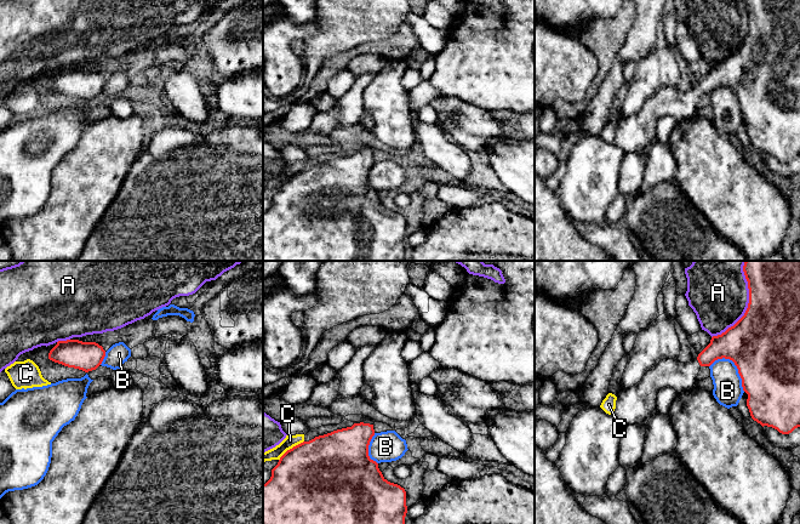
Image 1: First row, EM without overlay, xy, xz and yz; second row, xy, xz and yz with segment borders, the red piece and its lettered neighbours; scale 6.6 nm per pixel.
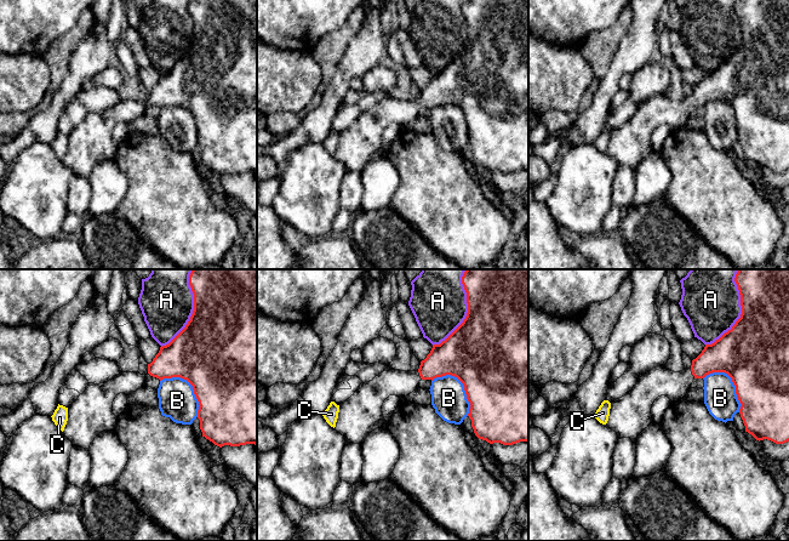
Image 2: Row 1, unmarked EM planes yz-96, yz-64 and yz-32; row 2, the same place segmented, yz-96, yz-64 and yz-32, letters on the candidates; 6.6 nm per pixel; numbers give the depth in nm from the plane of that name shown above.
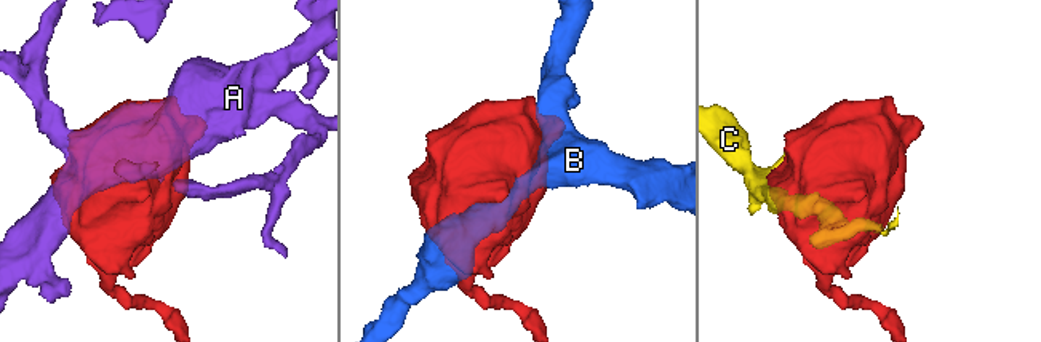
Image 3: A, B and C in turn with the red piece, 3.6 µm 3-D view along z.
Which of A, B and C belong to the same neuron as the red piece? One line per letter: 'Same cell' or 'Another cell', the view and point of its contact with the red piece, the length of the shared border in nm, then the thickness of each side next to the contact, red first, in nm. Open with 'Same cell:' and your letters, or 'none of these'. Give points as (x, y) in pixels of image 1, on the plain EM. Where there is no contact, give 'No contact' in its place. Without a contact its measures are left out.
Same cell: none of these
A: Another cell. Touches red at yz (747, 38). Shared border 500 nm. Thickness 460 nm (red) against 360 nm
B: Another cell. Touches red at yz (735, 92). Shared border 300 nm. Thickness 460 nm (red) against 190 nm
C: Another cell. Touches red at xz (290, 177). Shared border 220 nm. Thickness 500 nm (red) against 80 nm

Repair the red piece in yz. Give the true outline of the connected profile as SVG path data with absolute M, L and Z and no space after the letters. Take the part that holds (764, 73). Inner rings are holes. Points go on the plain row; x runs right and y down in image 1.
M744 0L749 17L749 32L744 44L725 61L713 64L710 72L690 91L663 87L651 96L635 114L621 118L616 129L615 146L624 154L646 153L657 141L657 123L670 114L676 121L695 116L702 95L718 87L730 87L738 97L743 119L748 123L747 135L754 149L789 163L800 155L800 0Z

